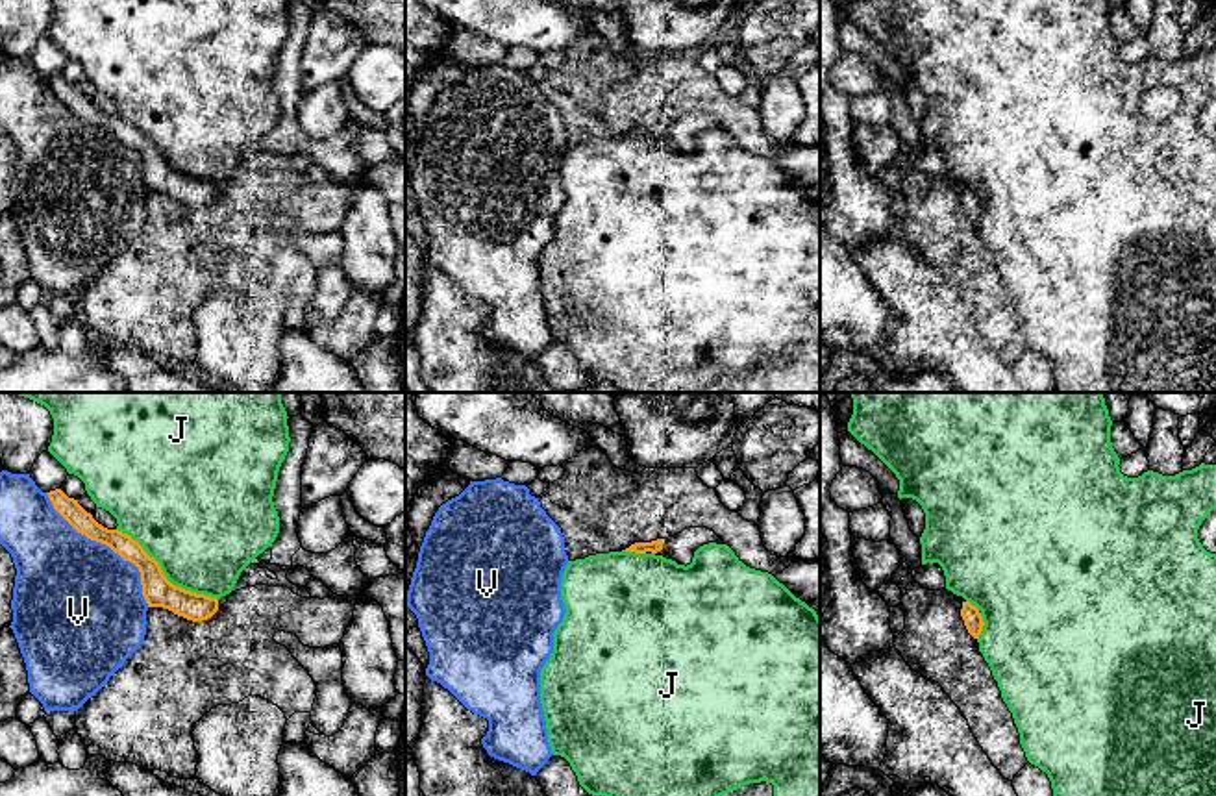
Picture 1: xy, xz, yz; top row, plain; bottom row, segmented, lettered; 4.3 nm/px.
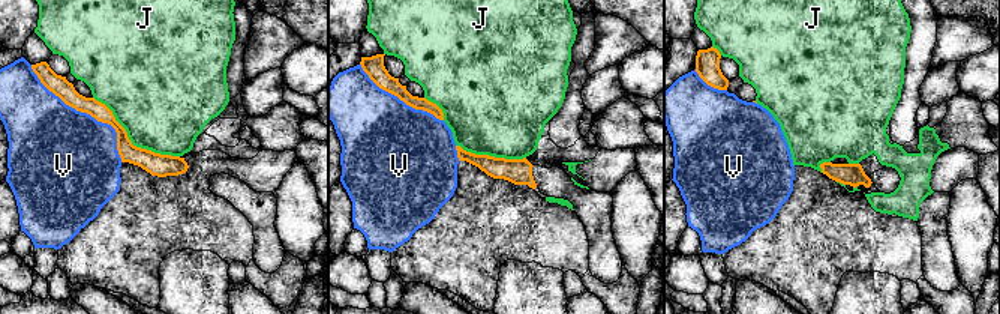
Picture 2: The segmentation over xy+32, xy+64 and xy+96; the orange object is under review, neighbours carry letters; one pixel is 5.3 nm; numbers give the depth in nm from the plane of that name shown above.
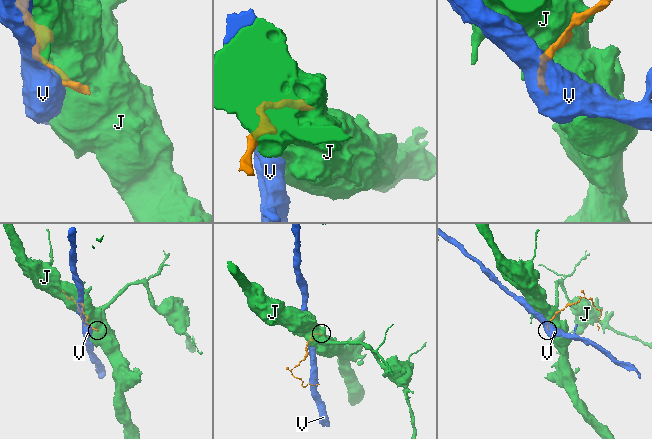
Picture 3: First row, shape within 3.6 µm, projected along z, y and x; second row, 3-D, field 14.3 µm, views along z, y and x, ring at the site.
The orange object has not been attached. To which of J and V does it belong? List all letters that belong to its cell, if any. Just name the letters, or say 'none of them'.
none of them

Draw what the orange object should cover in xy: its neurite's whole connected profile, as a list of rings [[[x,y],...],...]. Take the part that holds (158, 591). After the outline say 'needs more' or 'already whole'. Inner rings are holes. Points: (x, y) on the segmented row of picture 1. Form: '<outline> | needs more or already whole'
[[[61,489],[46,492],[54,509],[81,535],[109,546],[124,561],[133,563],[141,572],[143,596],[148,607],[163,607],[192,622],[207,620],[218,611],[218,600],[172,585],[159,563],[130,535],[107,529],[87,513],[78,500],[68,498]]] | already whole

